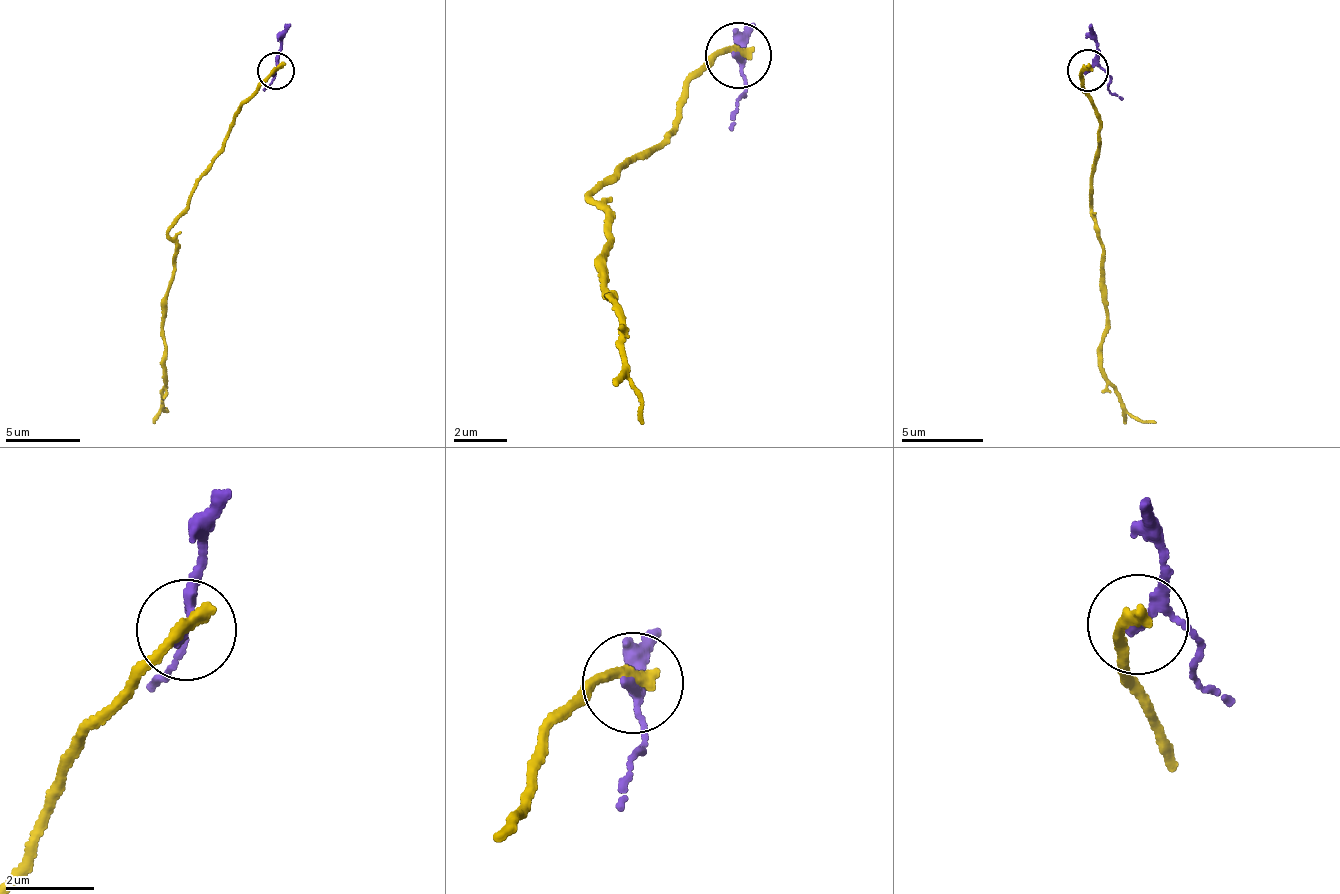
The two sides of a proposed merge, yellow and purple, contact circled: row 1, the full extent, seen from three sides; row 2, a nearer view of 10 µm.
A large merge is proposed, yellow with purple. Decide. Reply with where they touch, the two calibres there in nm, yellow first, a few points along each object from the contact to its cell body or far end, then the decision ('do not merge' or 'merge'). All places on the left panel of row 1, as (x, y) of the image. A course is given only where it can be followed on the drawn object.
(276, 70) | 320/180 nm | yellow via (276, 71), (230, 127), (223, 152), (170, 231), (173, 266), (161, 325), (165, 385), (162, 408), (167, 407) | purple via (276, 71), (265, 92) | do not merge

